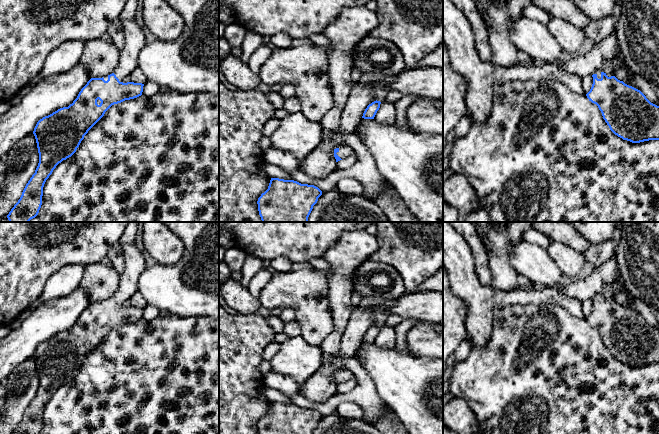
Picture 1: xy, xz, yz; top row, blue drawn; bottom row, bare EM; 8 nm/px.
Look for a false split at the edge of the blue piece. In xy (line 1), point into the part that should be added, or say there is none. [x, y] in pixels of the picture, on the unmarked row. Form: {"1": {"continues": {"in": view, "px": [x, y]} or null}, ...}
{"1": {"continues": {"in": "xy", "px": [134, 264]}}}

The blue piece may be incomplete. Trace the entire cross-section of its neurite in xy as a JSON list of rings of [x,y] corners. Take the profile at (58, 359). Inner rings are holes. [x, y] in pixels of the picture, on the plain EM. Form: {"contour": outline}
{"contour": [[[135,243],[122,245],[122,251],[124,254],[124,270],[120,276],[119,289],[112,298],[108,299],[108,304],[105,305],[103,301],[91,302],[72,328],[58,333],[37,346],[33,358],[37,367],[39,387],[35,397],[26,408],[20,423],[11,434],[40,434],[44,408],[56,390],[76,376],[84,360],[112,329],[142,319],[144,308],[123,307],[120,304],[129,300],[138,291],[139,276],[146,269],[145,260]]]}

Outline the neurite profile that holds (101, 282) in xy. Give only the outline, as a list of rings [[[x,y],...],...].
[[[102,262],[85,266],[80,287],[88,293],[91,302],[102,302],[112,298],[119,289],[120,275]]]

